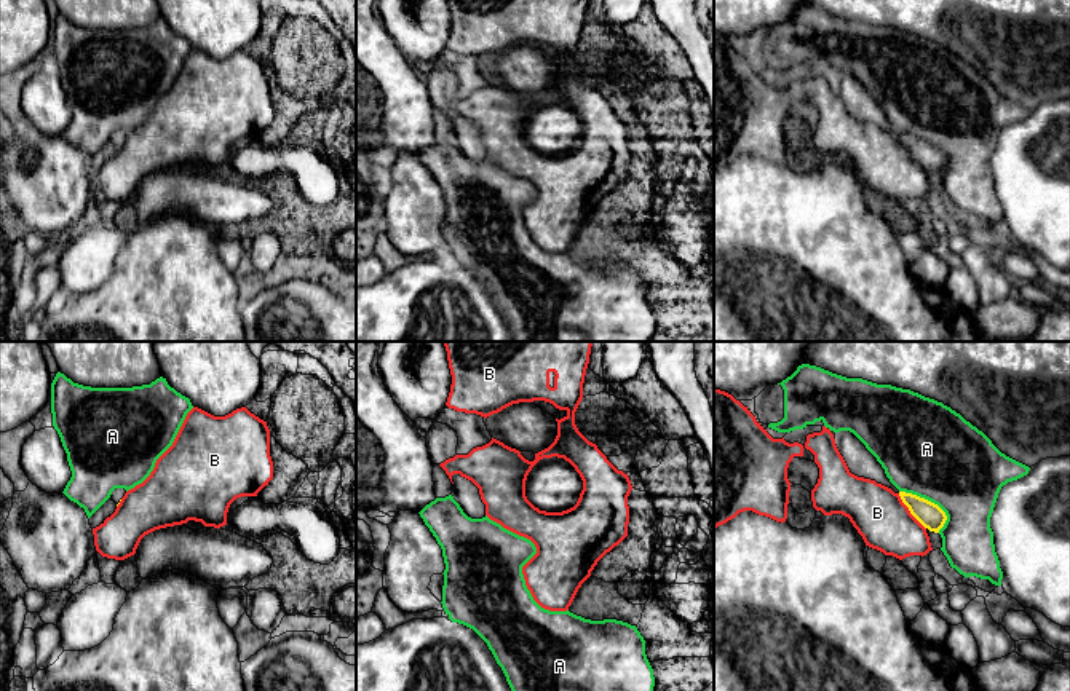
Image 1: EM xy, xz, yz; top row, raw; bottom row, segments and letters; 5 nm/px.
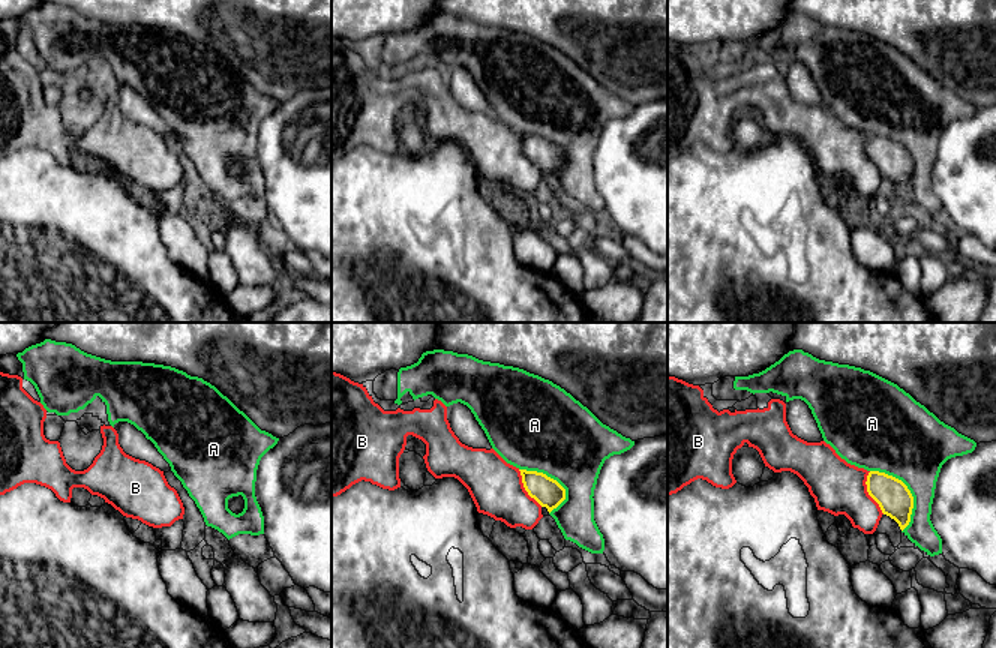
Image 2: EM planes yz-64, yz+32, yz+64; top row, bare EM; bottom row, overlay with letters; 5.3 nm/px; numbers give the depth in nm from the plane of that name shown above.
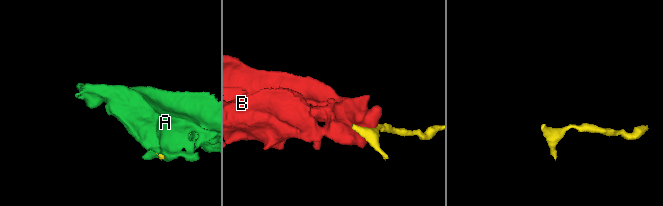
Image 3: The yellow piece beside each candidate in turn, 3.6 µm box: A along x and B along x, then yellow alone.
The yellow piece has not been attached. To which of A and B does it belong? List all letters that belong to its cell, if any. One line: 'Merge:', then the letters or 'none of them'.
Merge: none of them

